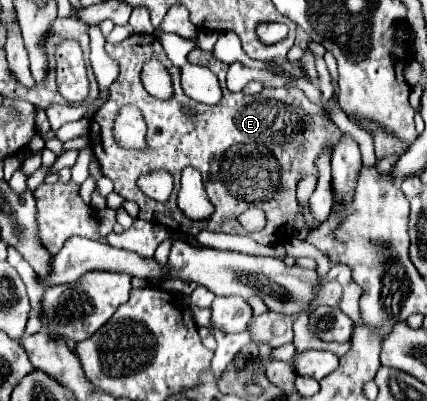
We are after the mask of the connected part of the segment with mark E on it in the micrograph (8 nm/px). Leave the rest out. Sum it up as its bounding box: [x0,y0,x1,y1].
[89,34,341,244]

